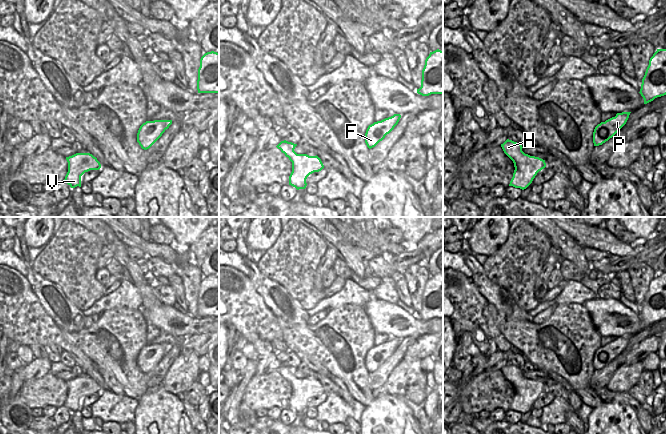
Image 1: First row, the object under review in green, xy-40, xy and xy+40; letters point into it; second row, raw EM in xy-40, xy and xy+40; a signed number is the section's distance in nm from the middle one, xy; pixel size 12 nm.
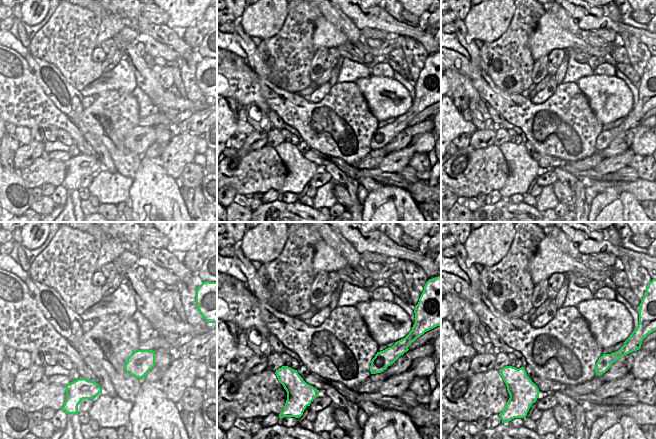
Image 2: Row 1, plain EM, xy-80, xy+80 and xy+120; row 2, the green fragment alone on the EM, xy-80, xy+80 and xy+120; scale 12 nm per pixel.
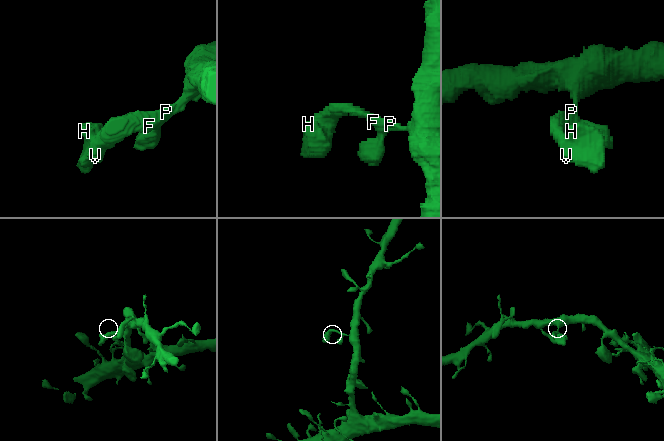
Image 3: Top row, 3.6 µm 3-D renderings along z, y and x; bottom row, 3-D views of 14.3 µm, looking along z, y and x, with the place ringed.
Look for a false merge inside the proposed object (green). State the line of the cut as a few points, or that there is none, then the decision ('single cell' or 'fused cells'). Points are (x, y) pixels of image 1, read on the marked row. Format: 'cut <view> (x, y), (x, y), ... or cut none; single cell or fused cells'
cut none; single cell

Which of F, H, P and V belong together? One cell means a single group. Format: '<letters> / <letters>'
F H P V

